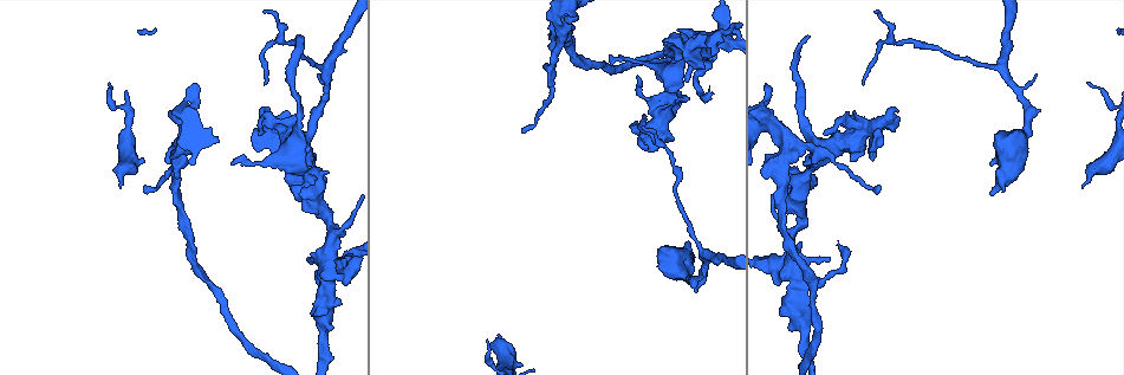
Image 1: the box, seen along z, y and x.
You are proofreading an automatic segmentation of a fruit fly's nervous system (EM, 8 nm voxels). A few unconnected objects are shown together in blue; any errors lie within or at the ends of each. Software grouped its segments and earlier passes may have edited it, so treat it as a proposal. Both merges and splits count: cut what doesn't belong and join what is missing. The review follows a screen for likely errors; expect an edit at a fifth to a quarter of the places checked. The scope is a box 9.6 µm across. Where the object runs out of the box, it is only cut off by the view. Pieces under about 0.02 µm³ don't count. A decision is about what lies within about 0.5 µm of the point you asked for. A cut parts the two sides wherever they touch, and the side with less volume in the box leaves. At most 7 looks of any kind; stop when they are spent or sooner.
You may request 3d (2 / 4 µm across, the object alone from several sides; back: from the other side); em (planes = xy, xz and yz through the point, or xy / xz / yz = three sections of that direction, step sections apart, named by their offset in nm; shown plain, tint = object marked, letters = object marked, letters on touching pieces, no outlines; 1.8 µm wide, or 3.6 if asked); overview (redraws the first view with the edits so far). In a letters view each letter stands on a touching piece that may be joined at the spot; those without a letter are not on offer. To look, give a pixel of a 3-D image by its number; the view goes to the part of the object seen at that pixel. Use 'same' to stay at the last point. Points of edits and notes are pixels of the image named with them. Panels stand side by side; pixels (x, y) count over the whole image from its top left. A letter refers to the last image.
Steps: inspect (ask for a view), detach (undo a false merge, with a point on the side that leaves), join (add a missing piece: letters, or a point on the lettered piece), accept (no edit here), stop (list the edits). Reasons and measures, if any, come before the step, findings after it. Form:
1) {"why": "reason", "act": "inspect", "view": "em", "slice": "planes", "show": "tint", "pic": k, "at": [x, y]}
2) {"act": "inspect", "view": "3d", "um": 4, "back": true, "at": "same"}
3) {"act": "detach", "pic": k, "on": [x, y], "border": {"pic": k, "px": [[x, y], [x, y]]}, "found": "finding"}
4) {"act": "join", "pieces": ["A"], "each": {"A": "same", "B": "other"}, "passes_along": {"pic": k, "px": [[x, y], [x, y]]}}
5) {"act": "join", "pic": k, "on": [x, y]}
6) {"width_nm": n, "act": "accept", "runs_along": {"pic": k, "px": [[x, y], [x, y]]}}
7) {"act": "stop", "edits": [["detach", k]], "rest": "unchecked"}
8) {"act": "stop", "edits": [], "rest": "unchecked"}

{"why": "long arm stops here", "act": "inspect", "view": "3d", "um": 2, "back": true, "pic": 1, "at": [300, 37]}

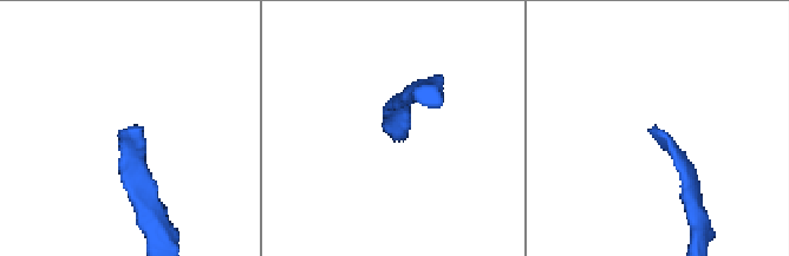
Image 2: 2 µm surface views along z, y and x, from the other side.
{"why": "now the EM", "act": "inspect", "view": "em", "slice": "planes", "show": "letters", "pic": 2, "at": [139, 126]}

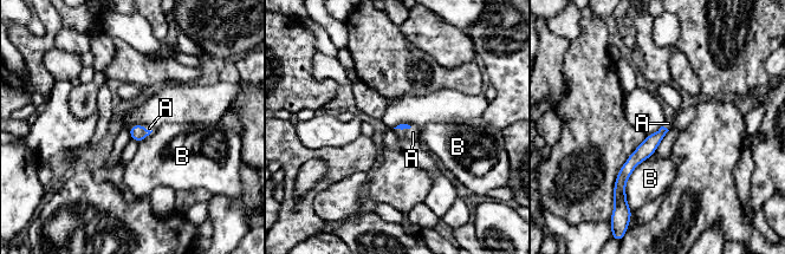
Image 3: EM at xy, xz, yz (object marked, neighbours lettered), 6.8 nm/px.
{"act": "join", "pieces": ["A"], "each": {"A": "same", "B": "other"}, "found": "the cell continues"}

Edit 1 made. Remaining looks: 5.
{"why": "four or more arms meet", "act": "inspect", "view": "3d", "um": 2, "pic": 1, "at": [328, 275]}

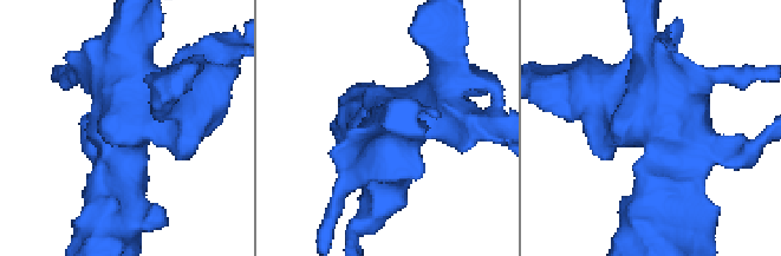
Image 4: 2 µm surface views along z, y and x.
{"why": "need the tissue", "act": "inspect", "view": "em", "slice": "planes", "show": "letters", "pic": 4, "at": [387, 136]}

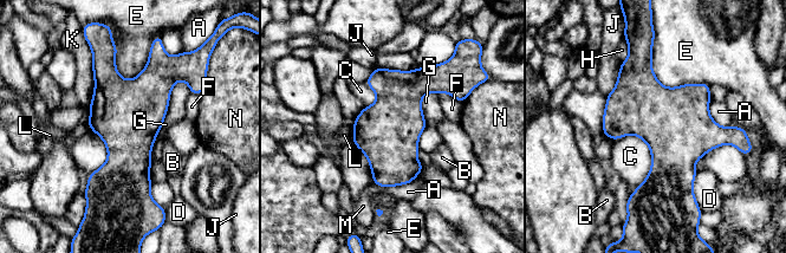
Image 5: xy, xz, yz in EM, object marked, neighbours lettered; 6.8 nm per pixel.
{"longest_contact_nm": ["E", 500], "act": "accept", "each": {"A": "other", "B": "other", "C": "other", "D": "other", "E": "other", "F": "other", "G": "other", "H": "other", "J": "other", "K": "other", "L": "other", "M": "other", "N": "other"}, "border": {"pic": 5, "px": [[632, 134], [651, 166], [629, 195]]}, "found": "all the same cell"}

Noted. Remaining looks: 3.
{"why": "thick turns thin", "act": "inspect", "view": "3d", "um": 2, "back": true, "pic": 1, "at": [801, 192]}

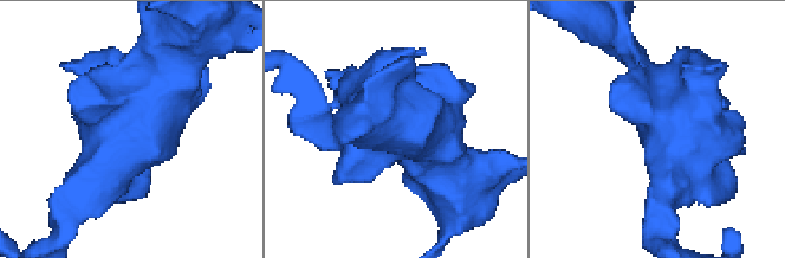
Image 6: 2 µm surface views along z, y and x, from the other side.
{"why": "need the tissue", "act": "inspect", "view": "em", "slice": "planes", "show": "letters", "pic": 6, "at": [129, 134]}

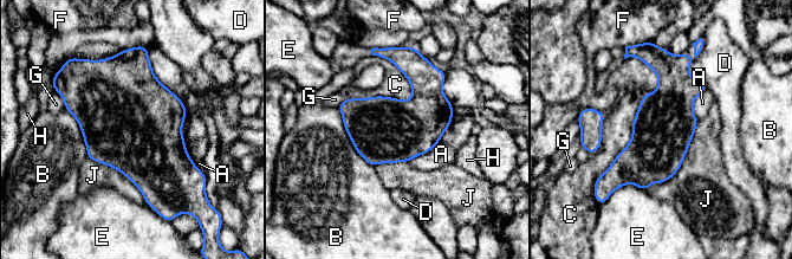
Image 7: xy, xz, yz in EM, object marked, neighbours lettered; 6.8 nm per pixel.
{"act": "accept", "each": {"A": "other", "B": "other", "C": "other", "D": "other", "E": "other", "F": "other", "G": "other", "H": "other", "J": "other"}, "border": {"pic": 7, "px": [[372, 54], [404, 76], [410, 99]]}, "found": "all the same cell"}

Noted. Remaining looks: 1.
{"act": "stop", "edits": [["join", 3]], "rest": "unchecked"}

